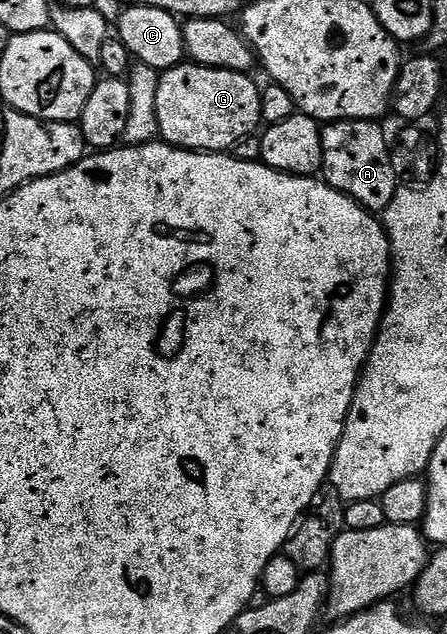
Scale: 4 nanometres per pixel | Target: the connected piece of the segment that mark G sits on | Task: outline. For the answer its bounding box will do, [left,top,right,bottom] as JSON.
[157,62,263,154]

